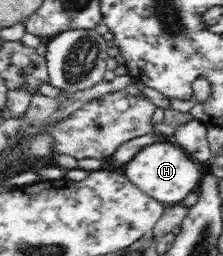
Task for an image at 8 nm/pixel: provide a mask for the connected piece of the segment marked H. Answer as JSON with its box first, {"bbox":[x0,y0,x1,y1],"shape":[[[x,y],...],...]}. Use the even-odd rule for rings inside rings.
{"bbox":[121,141,200,206],"shape":[[[158,141],[143,146],[127,163],[121,173],[142,192],[167,206],[176,205],[194,191],[200,182],[200,164],[173,141]]]}

